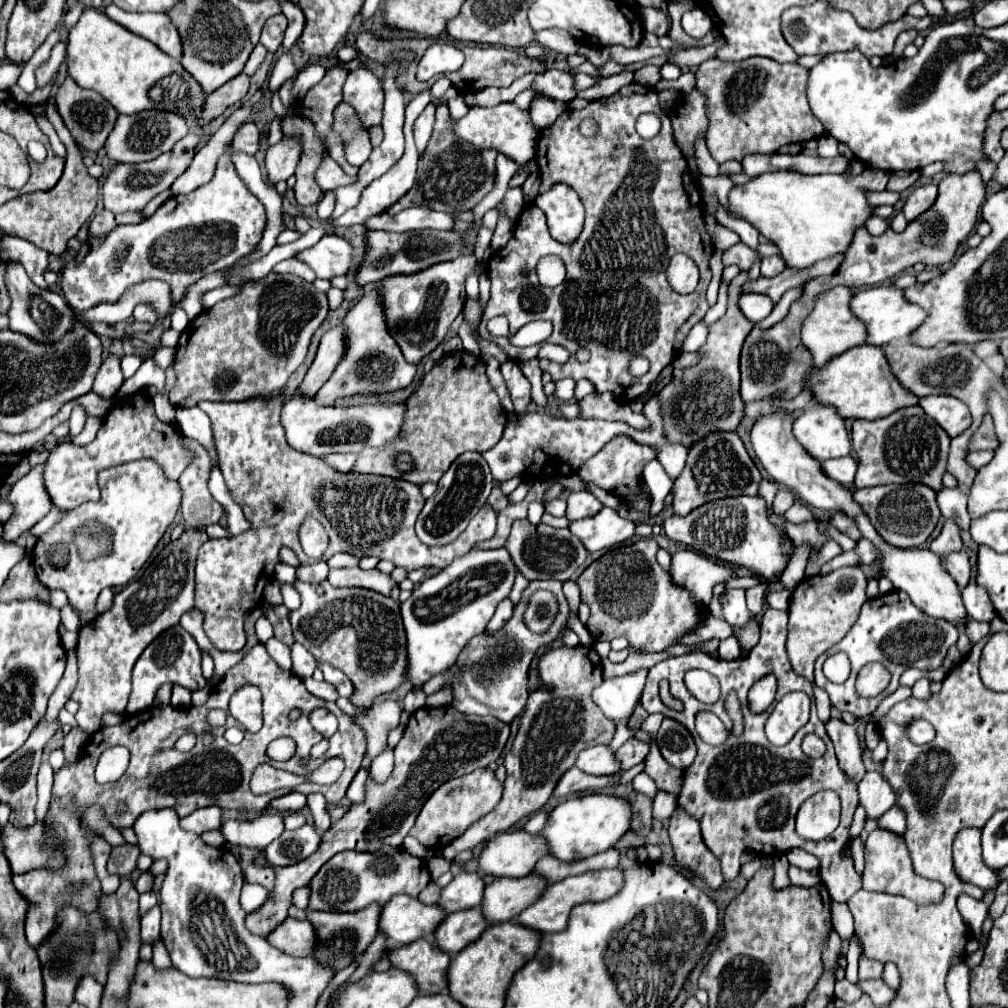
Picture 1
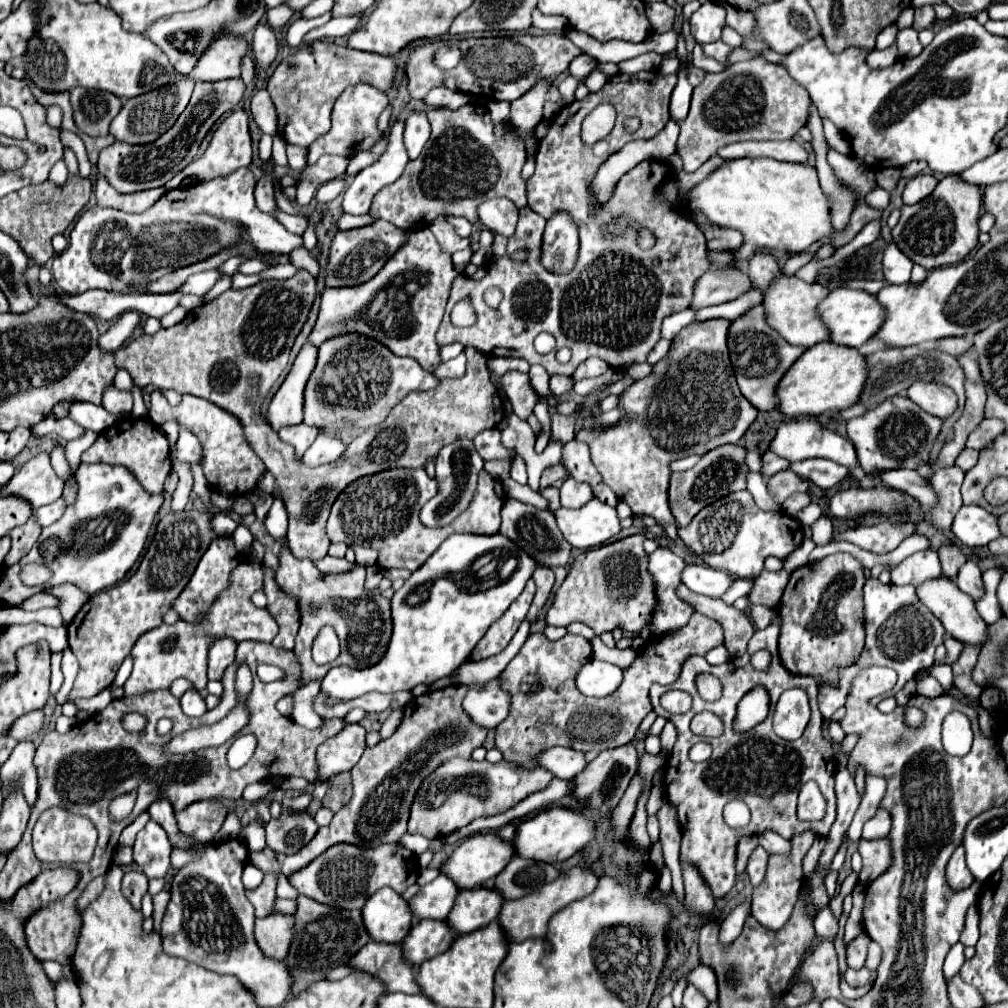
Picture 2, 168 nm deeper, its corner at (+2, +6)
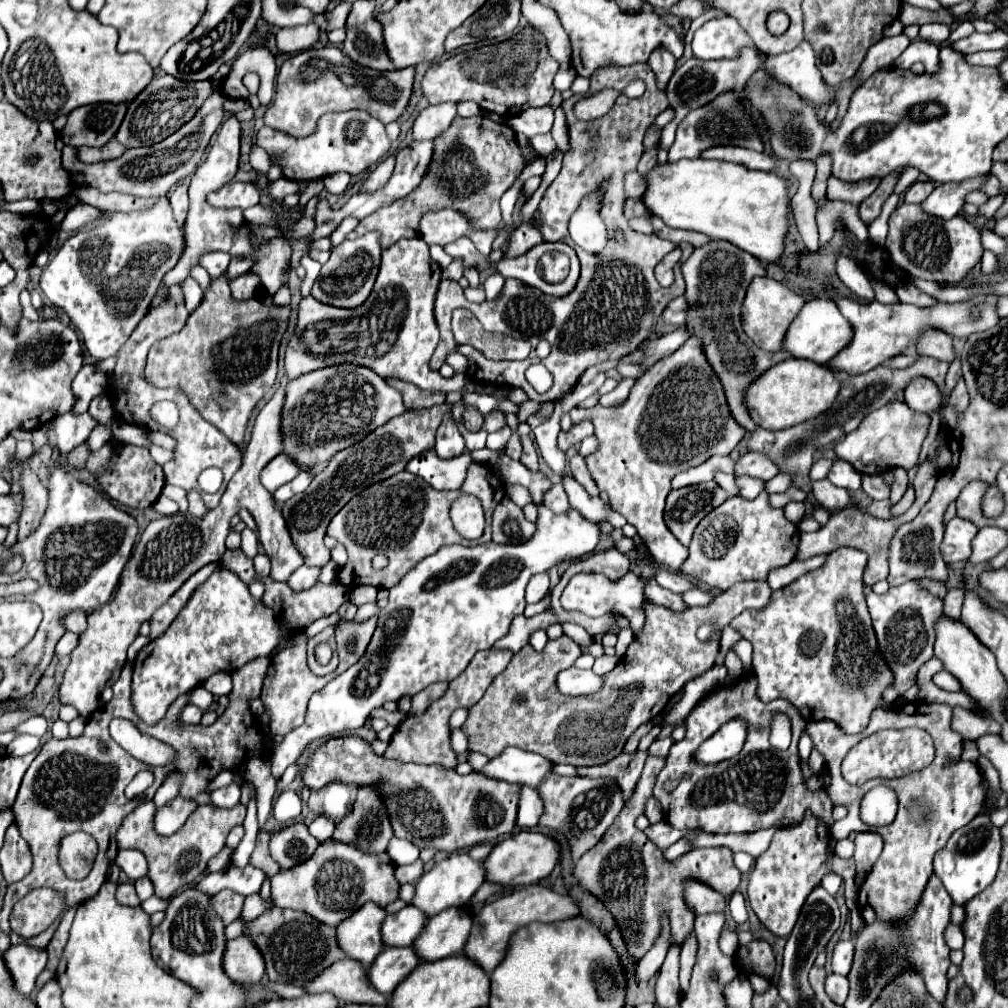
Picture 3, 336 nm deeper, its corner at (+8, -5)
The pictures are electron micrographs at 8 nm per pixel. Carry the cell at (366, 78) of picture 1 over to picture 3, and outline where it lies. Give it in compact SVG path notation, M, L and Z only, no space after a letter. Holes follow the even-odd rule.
M350 109L344 113L326 113L318 121L318 129L314 135L296 139L296 141L290 139L288 135L280 135L274 129L262 127L258 131L256 143L270 153L272 163L274 163L276 151L284 153L284 157L276 163L282 167L284 177L292 181L322 179L340 171L350 175L360 175L368 171L374 163L378 163L390 151L390 139L386 137L384 123L360 109Z

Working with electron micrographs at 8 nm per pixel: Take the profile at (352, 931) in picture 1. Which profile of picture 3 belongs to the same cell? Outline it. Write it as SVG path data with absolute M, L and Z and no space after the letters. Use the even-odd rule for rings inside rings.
M272 909L266 915L248 923L246 935L258 943L264 959L266 973L272 983L290 983L290 985L306 985L314 977L318 977L326 967L346 957L336 939L336 927L318 923L314 917L294 911L294 909Z

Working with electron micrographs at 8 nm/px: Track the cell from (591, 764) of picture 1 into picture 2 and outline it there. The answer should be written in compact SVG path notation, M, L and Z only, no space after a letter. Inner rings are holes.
M554 746L554 748L548 748L546 752L536 754L534 762L540 768L546 768L548 772L552 772L552 776L564 778L564 780L574 778L586 766L584 752L578 752L574 748L560 748L560 746Z

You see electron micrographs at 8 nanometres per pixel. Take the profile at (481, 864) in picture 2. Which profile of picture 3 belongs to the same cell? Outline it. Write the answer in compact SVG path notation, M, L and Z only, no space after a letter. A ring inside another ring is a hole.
M452 853L442 863L436 863L430 871L426 871L416 883L416 895L412 905L420 907L428 917L438 915L448 907L464 907L470 903L474 893L486 881L486 869L482 861L474 861L468 853Z

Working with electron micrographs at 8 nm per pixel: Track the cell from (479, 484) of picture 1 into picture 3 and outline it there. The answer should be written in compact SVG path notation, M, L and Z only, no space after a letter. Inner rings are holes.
M444 417L442 425L438 427L436 447L434 449L436 449L436 455L440 459L452 459L452 457L458 457L458 455L462 455L466 451L464 437L458 431L458 425L450 417Z

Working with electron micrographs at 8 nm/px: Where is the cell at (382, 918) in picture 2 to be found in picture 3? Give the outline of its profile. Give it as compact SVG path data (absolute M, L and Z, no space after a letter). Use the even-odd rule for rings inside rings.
M366 903L338 925L338 943L346 947L352 959L368 965L380 955L386 947L382 943L382 923L386 915L376 903Z

